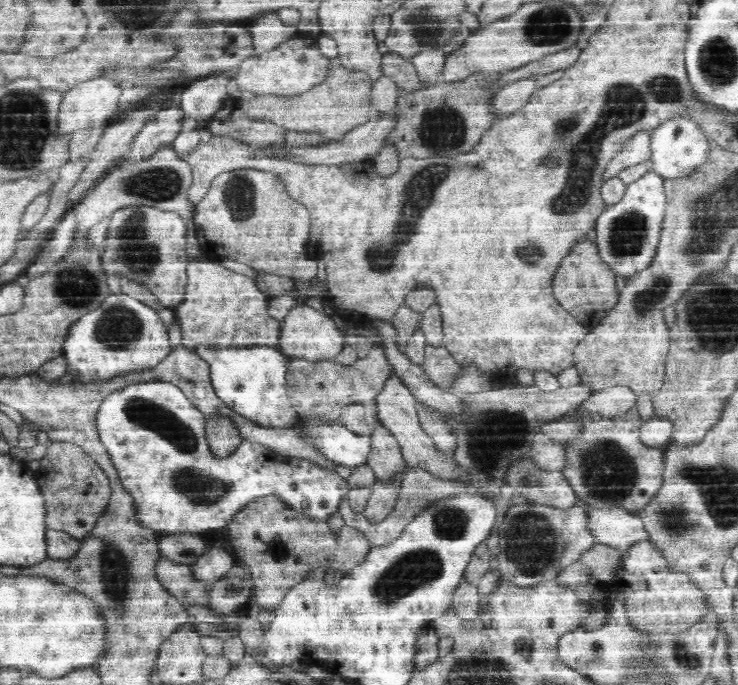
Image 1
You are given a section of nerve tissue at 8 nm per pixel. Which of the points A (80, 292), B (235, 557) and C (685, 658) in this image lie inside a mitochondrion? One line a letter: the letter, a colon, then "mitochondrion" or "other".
A: mitochondrion
B: other
C: mitochondrion

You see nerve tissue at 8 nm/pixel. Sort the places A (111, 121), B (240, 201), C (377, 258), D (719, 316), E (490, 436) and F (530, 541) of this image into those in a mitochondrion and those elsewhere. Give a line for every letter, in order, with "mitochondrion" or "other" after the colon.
A: other
B: mitochondrion
C: mitochondrion
D: mitochondrion
E: mitochondrion
F: mitochondrion

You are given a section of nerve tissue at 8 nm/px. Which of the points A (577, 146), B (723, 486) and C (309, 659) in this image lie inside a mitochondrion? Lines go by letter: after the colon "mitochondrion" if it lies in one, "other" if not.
A: mitochondrion
B: mitochondrion
C: other

